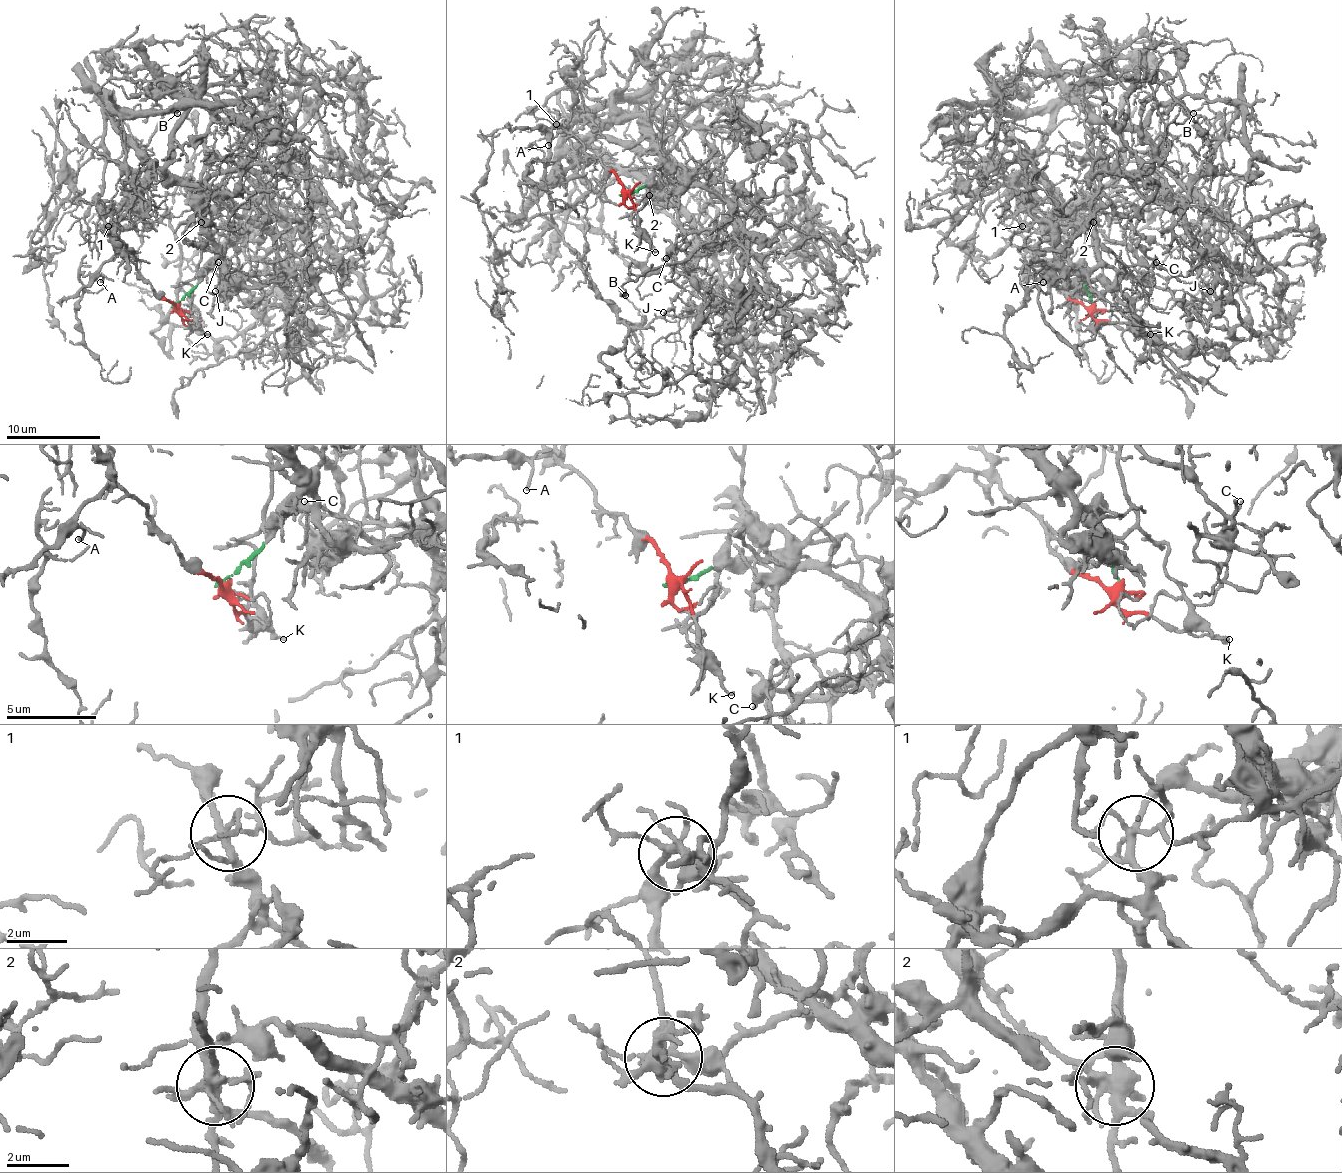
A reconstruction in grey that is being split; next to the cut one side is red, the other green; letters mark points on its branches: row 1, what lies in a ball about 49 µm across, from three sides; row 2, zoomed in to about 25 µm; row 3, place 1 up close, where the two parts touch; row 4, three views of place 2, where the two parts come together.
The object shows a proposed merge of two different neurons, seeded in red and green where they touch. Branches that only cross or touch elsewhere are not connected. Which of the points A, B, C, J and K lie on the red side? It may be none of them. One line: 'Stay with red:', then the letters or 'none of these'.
Stay with red: A, B

